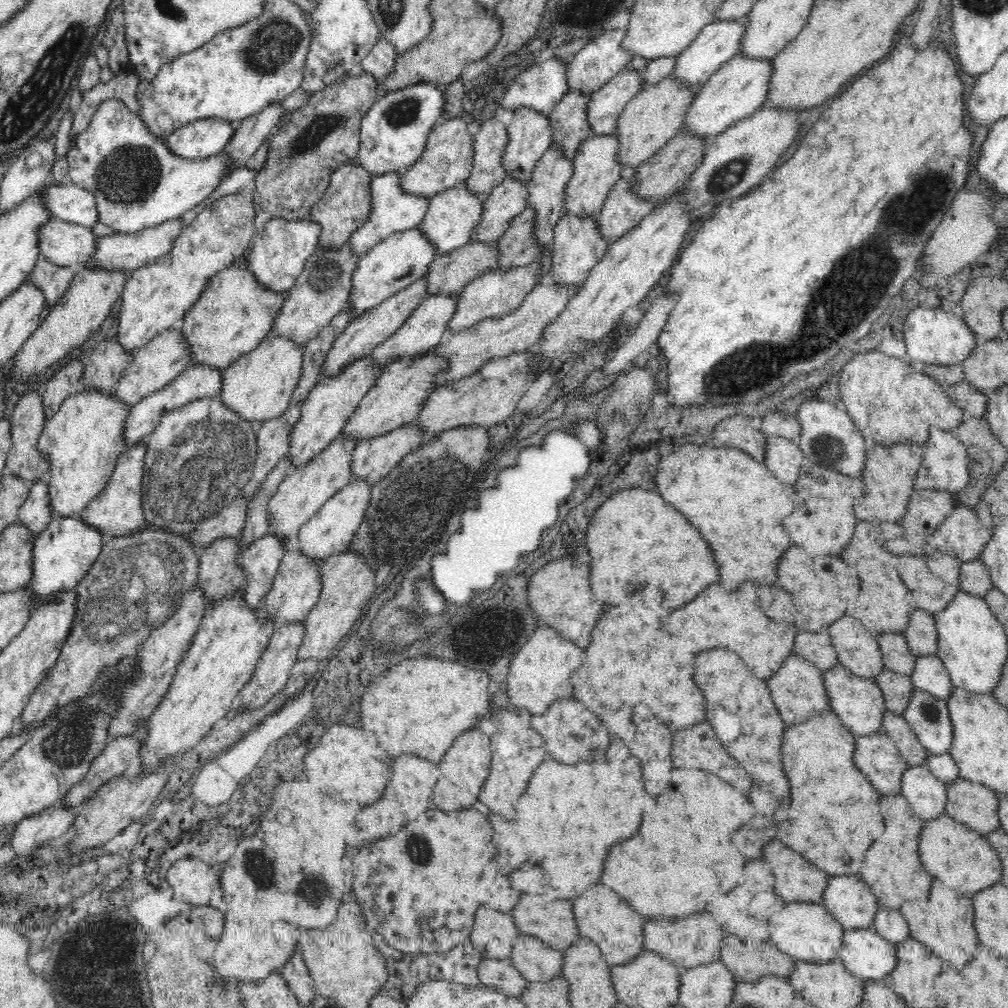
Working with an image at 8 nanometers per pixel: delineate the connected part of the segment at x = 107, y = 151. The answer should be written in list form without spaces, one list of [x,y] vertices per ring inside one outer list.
[[[116,99],[104,100],[88,128],[76,137],[75,144],[67,152],[67,180],[95,196],[99,221],[120,234],[130,235],[166,220],[181,218],[182,214],[208,199],[224,178],[230,175],[228,168],[233,167],[233,160],[224,153],[195,160],[182,159],[173,154],[165,146],[163,137],[152,134],[140,117],[132,115],[130,109]]]

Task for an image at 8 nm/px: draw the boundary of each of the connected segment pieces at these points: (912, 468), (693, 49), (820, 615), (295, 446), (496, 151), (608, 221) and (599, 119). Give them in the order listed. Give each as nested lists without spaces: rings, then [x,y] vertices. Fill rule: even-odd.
[[[900,443],[891,447],[876,445],[866,452],[866,464],[862,476],[868,492],[865,507],[875,512],[877,521],[898,523],[903,519],[916,489],[915,478],[922,469],[921,448],[922,446],[914,443]]]
[[[748,18],[740,20],[716,20],[713,24],[704,26],[699,36],[692,41],[676,57],[675,72],[676,79],[680,83],[689,86],[695,92],[712,76],[720,67],[740,52],[740,44],[744,33],[748,30]]]
[[[792,546],[780,560],[780,576],[778,582],[784,590],[788,590],[794,598],[794,606],[804,620],[804,631],[811,633],[825,632],[826,629],[847,613],[847,600],[844,596],[836,598],[836,588],[832,588],[832,576],[824,572],[824,564],[832,560],[830,556],[812,556],[800,546]],[[792,556],[792,558],[790,558]]]
[[[368,354],[360,356],[352,363],[346,363],[336,375],[324,376],[318,384],[309,392],[307,399],[301,408],[299,421],[292,430],[292,442],[290,442],[290,458],[294,466],[302,466],[320,454],[336,438],[342,434],[347,420],[353,415],[364,395],[376,384],[386,364],[379,364]]]
[[[491,118],[481,124],[473,140],[473,167],[466,180],[467,189],[485,199],[506,178],[501,158],[509,135],[505,125]]]
[[[622,165],[620,178],[608,193],[600,216],[596,217],[600,235],[610,242],[635,228],[654,208],[654,202],[635,194],[632,184],[636,180],[637,167]]]
[[[624,68],[602,88],[591,93],[587,120],[593,135],[616,135],[621,112],[643,89],[645,82],[642,71]]]

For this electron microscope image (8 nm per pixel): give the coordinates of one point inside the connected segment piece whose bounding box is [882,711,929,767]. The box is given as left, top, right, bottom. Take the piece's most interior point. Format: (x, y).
(897, 727)

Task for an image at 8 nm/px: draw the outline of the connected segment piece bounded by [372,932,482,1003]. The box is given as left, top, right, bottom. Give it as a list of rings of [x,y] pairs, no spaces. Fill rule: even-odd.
[[[372,932],[372,936],[374,947],[384,954],[387,961],[388,982],[383,986],[383,992],[391,999],[406,1003],[420,984],[426,984],[426,982],[432,982],[432,980],[451,981],[454,984],[466,986],[480,984],[477,976],[477,966],[482,957],[469,940],[458,946],[456,950],[450,950],[446,953],[410,955],[388,947],[388,943],[384,941],[384,937],[380,936],[380,933]]]

